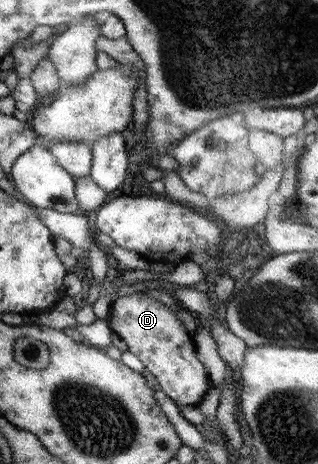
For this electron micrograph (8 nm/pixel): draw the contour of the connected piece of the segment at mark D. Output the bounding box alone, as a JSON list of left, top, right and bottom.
[107,291,211,406]

